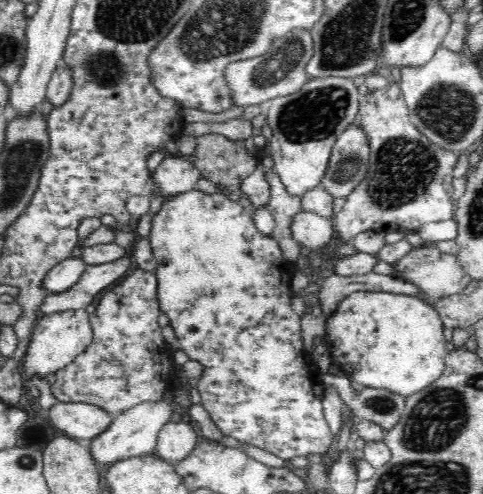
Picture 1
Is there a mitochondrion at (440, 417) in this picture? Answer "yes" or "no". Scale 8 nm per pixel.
yes

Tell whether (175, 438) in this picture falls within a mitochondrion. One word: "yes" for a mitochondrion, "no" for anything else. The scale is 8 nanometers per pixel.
no

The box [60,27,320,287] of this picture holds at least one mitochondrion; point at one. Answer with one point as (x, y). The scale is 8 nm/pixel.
(264, 72)

